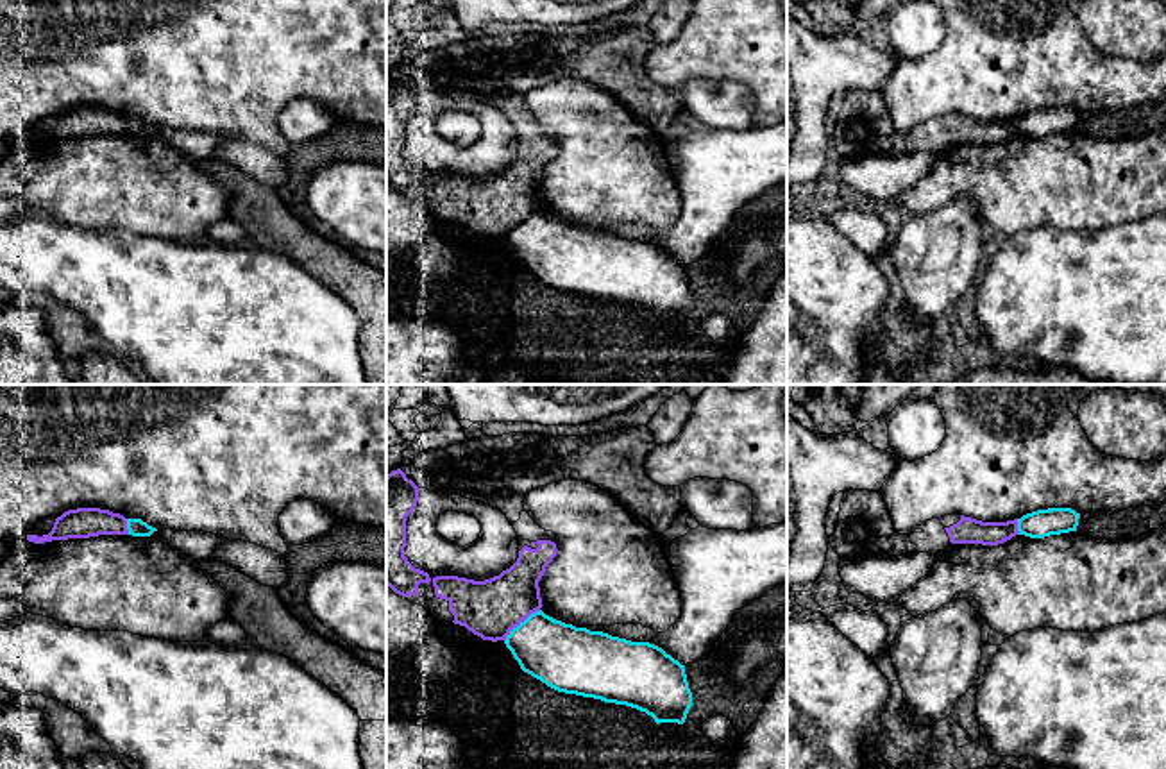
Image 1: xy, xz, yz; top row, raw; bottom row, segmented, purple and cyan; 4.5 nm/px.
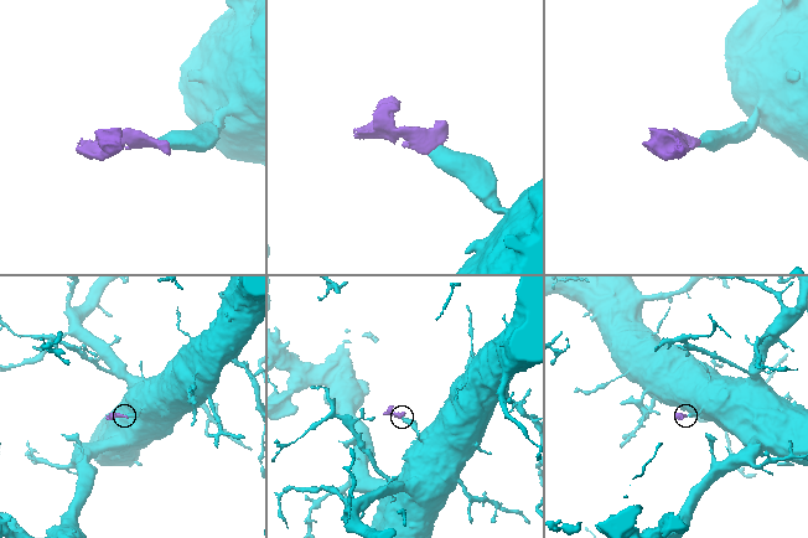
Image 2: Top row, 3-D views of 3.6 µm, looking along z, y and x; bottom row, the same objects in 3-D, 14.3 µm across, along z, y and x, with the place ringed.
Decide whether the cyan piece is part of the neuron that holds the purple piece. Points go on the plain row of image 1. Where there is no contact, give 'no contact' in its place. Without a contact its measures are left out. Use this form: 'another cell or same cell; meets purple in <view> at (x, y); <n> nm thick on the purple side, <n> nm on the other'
another cell; meets purple in xz at (519, 222); 260 nm thick on the purple side, 300 nm on the other

